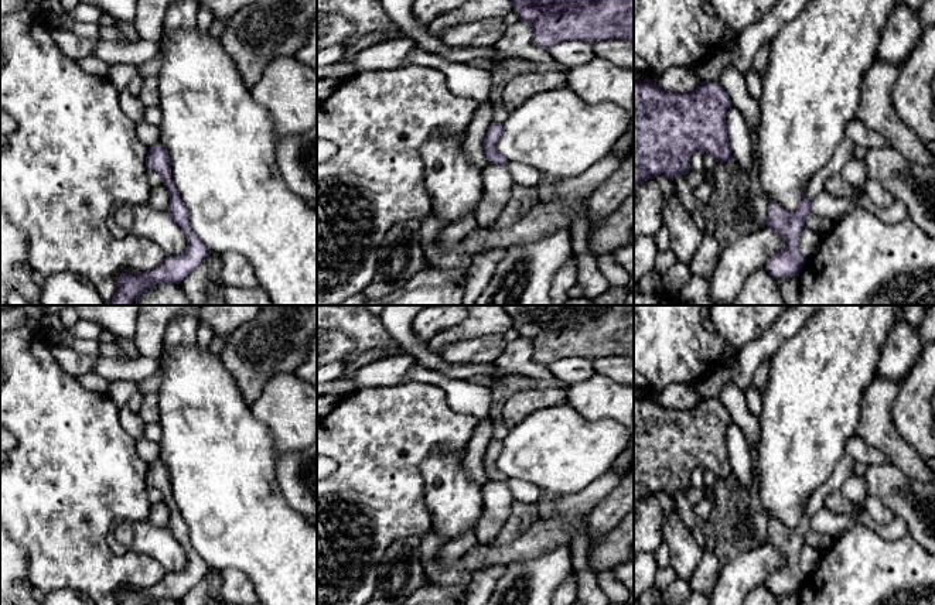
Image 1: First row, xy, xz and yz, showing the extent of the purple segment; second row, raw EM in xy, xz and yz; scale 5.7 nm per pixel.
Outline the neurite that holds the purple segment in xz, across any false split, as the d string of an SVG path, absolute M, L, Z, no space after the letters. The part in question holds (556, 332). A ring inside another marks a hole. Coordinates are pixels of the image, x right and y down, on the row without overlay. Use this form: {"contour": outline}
{"contour": "M504 305L521 338L533 346L533 362L549 366L566 358L634 358L634 305Z"}

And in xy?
{"contour": "M161 459L149 465L146 485L161 492L163 502L170 509L167 529L184 548L187 565L177 574L165 574L156 585L144 591L120 591L116 605L150 605L153 601L165 599L180 601L194 585L205 578L209 571L209 565L191 544L188 526L171 496L170 474Z"}

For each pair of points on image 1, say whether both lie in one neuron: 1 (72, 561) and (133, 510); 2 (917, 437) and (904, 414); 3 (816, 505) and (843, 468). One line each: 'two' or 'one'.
1: one
2: one
3: one

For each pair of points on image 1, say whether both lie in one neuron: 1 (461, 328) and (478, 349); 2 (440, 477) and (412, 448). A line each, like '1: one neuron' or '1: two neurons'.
1: two neurons
2: two neurons

